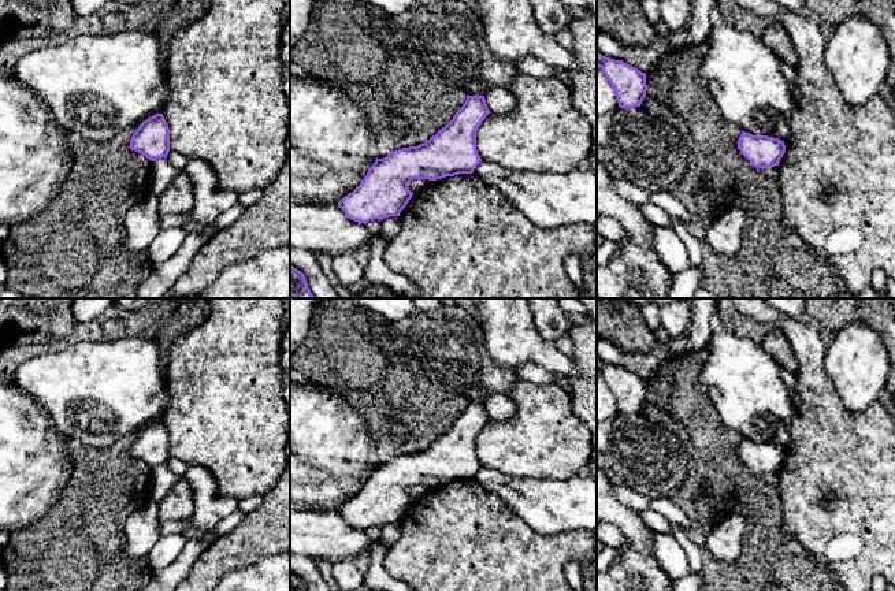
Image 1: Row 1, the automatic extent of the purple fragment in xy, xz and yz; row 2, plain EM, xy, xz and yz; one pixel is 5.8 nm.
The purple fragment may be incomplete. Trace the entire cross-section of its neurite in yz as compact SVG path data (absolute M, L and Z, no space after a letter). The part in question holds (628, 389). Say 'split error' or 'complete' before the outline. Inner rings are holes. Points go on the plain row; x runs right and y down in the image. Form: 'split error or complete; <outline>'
complete; M597 356L597 372L602 375L605 383L616 398L620 415L640 413L646 404L646 380L624 369L602 363Z

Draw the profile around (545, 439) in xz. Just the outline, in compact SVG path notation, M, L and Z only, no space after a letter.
M517 380L510 397L517 408L515 416L501 421L489 420L476 438L476 457L482 467L515 477L564 480L579 475L591 462L591 431L573 413L565 389L557 383Z

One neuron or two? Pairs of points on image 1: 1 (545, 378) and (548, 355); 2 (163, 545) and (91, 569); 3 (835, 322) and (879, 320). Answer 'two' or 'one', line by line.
1: two
2: two
3: one

